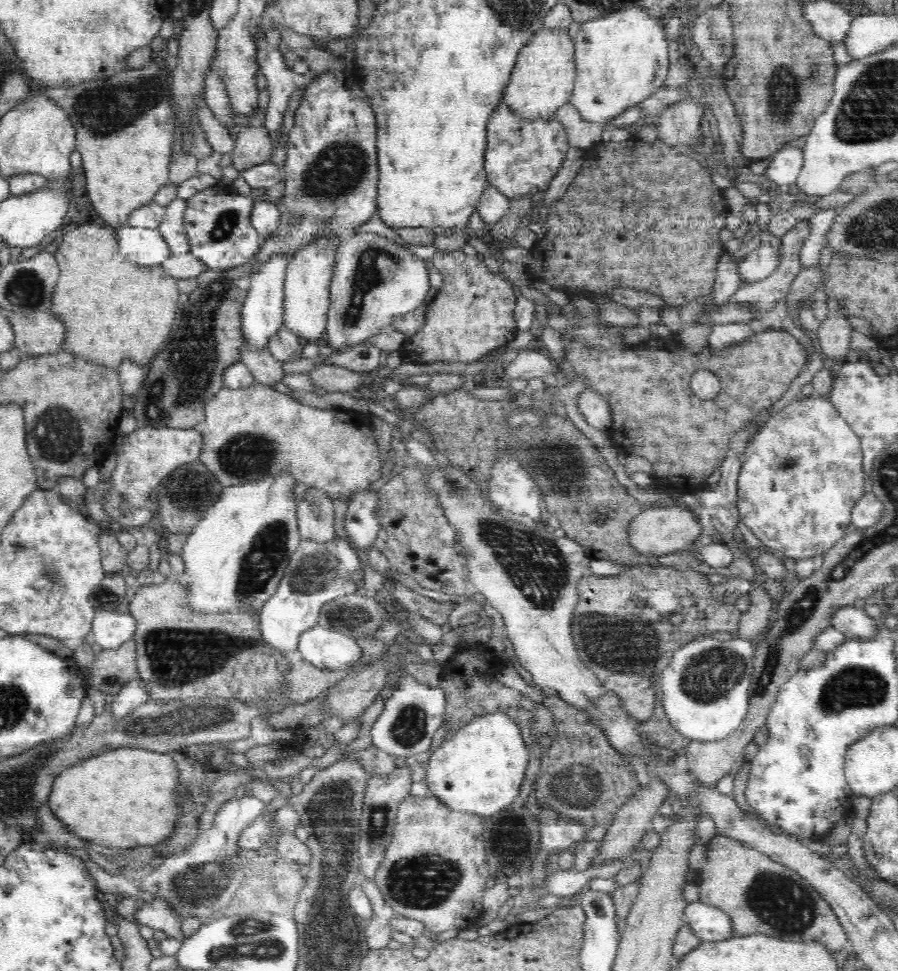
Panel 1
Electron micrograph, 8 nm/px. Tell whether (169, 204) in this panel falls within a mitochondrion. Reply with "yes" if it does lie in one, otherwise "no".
no

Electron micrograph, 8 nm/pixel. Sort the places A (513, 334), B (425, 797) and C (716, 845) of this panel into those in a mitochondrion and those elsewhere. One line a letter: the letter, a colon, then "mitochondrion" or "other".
A: other
B: other
C: other

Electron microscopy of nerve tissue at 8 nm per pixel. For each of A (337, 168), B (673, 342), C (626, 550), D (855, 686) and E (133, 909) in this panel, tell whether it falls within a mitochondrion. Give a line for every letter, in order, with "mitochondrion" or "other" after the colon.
A: mitochondrion
B: other
C: other
D: mitochondrion
E: other

